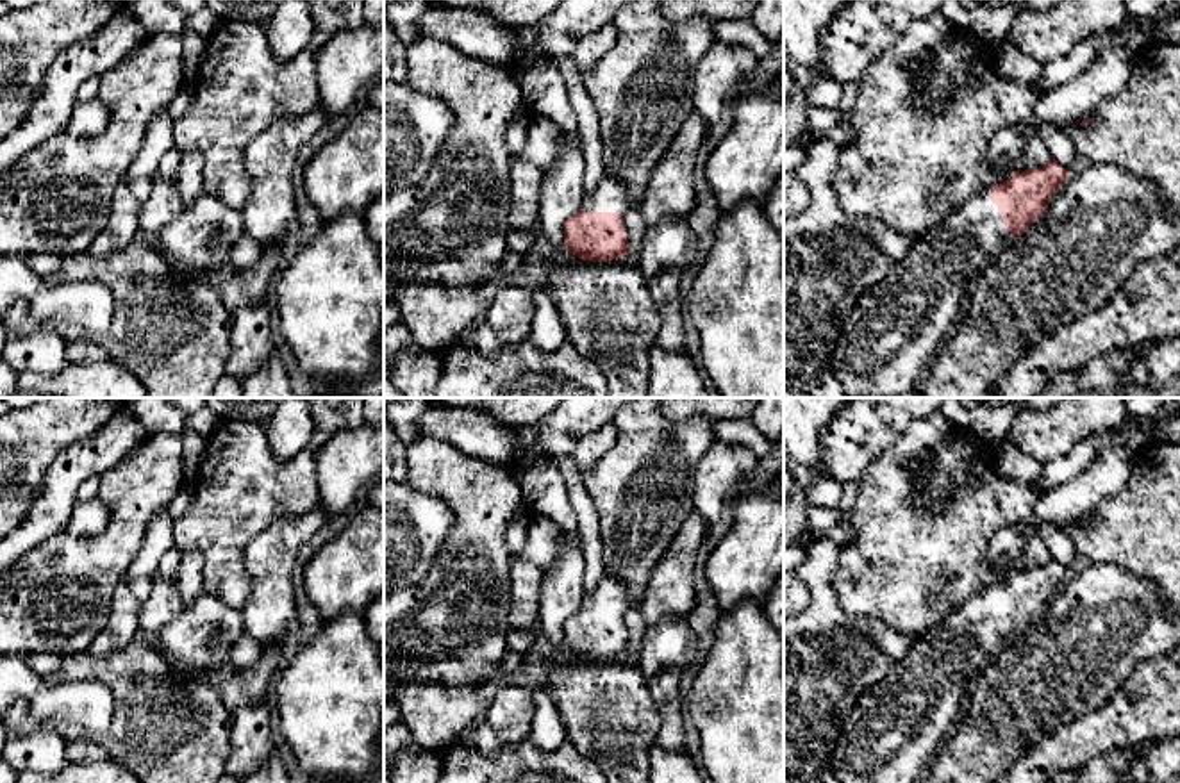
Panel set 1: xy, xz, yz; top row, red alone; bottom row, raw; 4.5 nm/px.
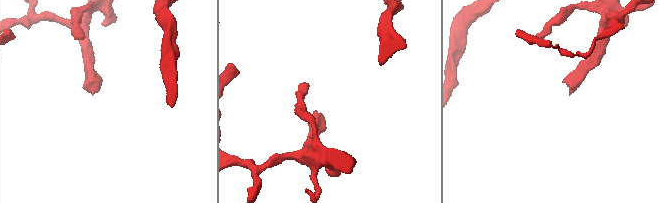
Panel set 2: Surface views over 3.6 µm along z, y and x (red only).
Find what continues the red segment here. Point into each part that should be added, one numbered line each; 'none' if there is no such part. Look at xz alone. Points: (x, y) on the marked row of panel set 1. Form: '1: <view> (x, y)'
1: xz (611, 195)

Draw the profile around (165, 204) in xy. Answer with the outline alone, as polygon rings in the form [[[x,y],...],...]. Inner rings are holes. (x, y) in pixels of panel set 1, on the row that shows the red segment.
[[[154,175],[152,194],[139,205],[139,234],[155,244],[159,232],[184,210],[177,184]]]

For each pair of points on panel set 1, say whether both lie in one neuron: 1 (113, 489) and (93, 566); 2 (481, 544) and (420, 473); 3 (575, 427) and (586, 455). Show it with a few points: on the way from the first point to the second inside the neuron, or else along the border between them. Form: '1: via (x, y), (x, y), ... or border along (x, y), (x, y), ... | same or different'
1: via (120, 509), (120, 539), (113, 546) | same
2: via (479, 523), (479, 518), (441, 480) | same
3: border along (611, 418), (590, 430), (568, 453) | different

